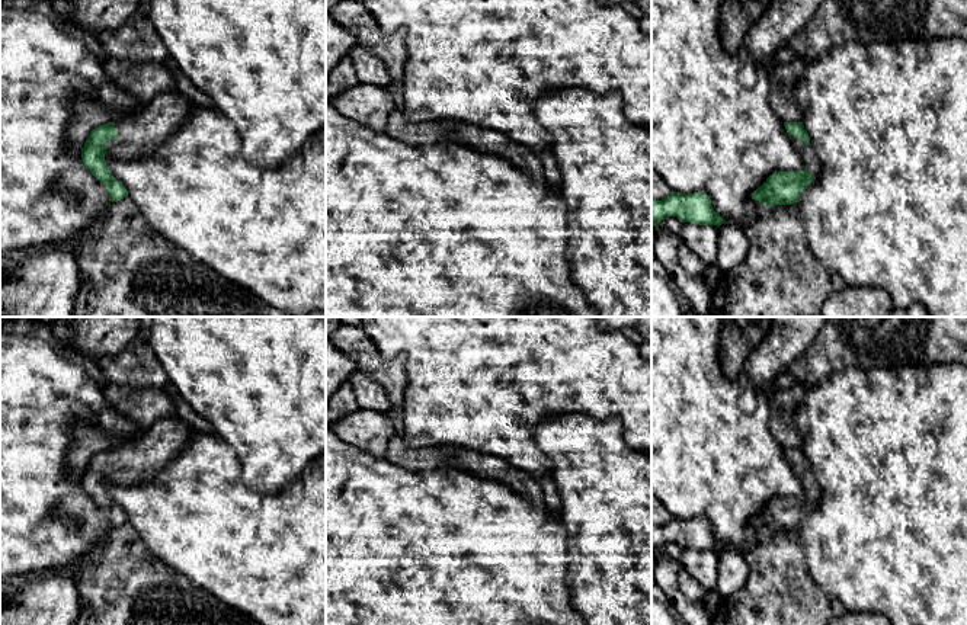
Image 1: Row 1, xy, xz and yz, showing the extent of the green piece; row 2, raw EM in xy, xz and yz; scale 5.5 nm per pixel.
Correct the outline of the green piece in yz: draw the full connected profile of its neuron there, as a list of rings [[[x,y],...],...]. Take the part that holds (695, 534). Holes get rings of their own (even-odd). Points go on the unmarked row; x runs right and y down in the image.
[[[670,517],[666,525],[651,525],[651,554],[666,542],[676,542],[682,548],[720,552],[726,547],[714,536],[711,525],[704,517],[689,520]]]

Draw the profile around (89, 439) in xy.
[[[77,420],[74,442],[65,452],[65,478],[71,483],[81,481],[81,474],[95,453],[121,443],[121,438],[108,436],[103,429],[90,422]]]

